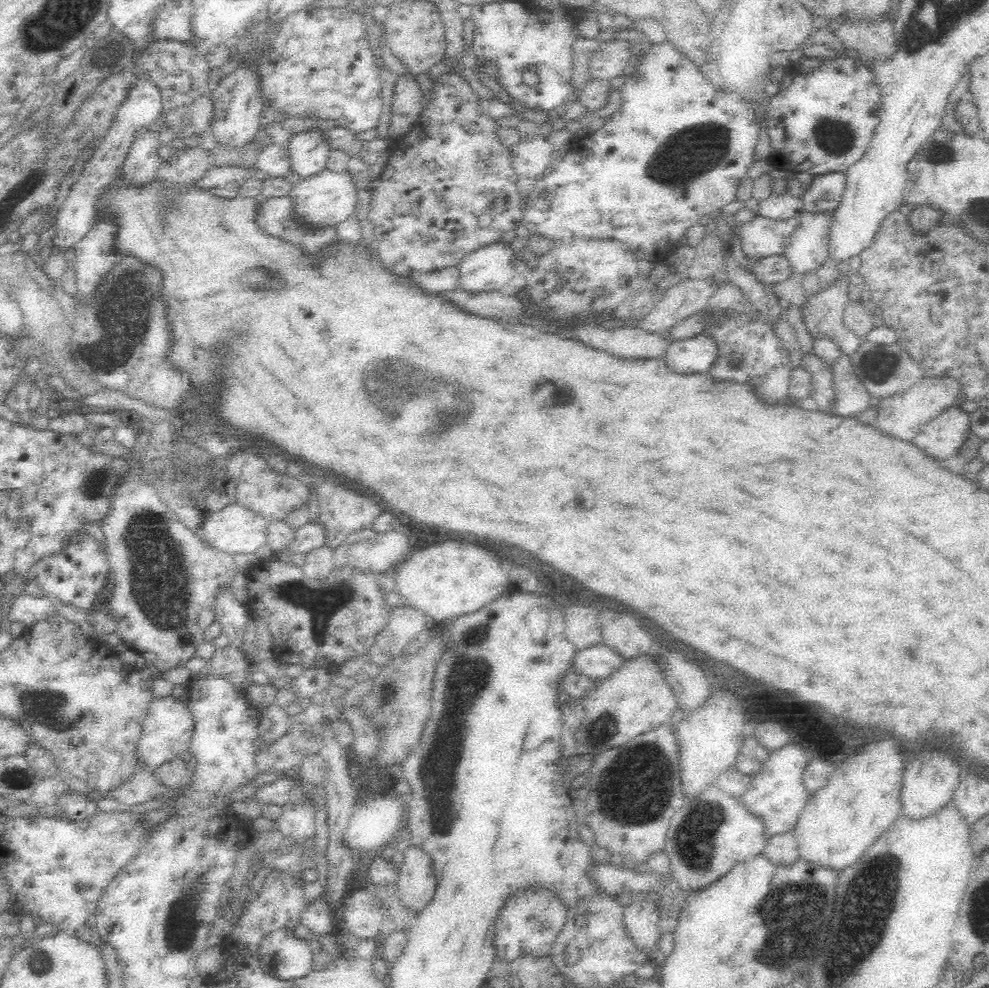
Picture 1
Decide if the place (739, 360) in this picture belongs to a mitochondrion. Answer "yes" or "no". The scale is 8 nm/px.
yes

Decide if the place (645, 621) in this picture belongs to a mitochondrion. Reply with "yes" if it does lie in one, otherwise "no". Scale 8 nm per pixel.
no

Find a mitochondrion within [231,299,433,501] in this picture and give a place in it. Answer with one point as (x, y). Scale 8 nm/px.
(391, 386)

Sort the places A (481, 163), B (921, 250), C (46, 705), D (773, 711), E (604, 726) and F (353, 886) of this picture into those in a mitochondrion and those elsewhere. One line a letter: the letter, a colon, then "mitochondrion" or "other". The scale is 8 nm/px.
A: mitochondrion
B: other
C: mitochondrion
D: mitochondrion
E: mitochondrion
F: other

